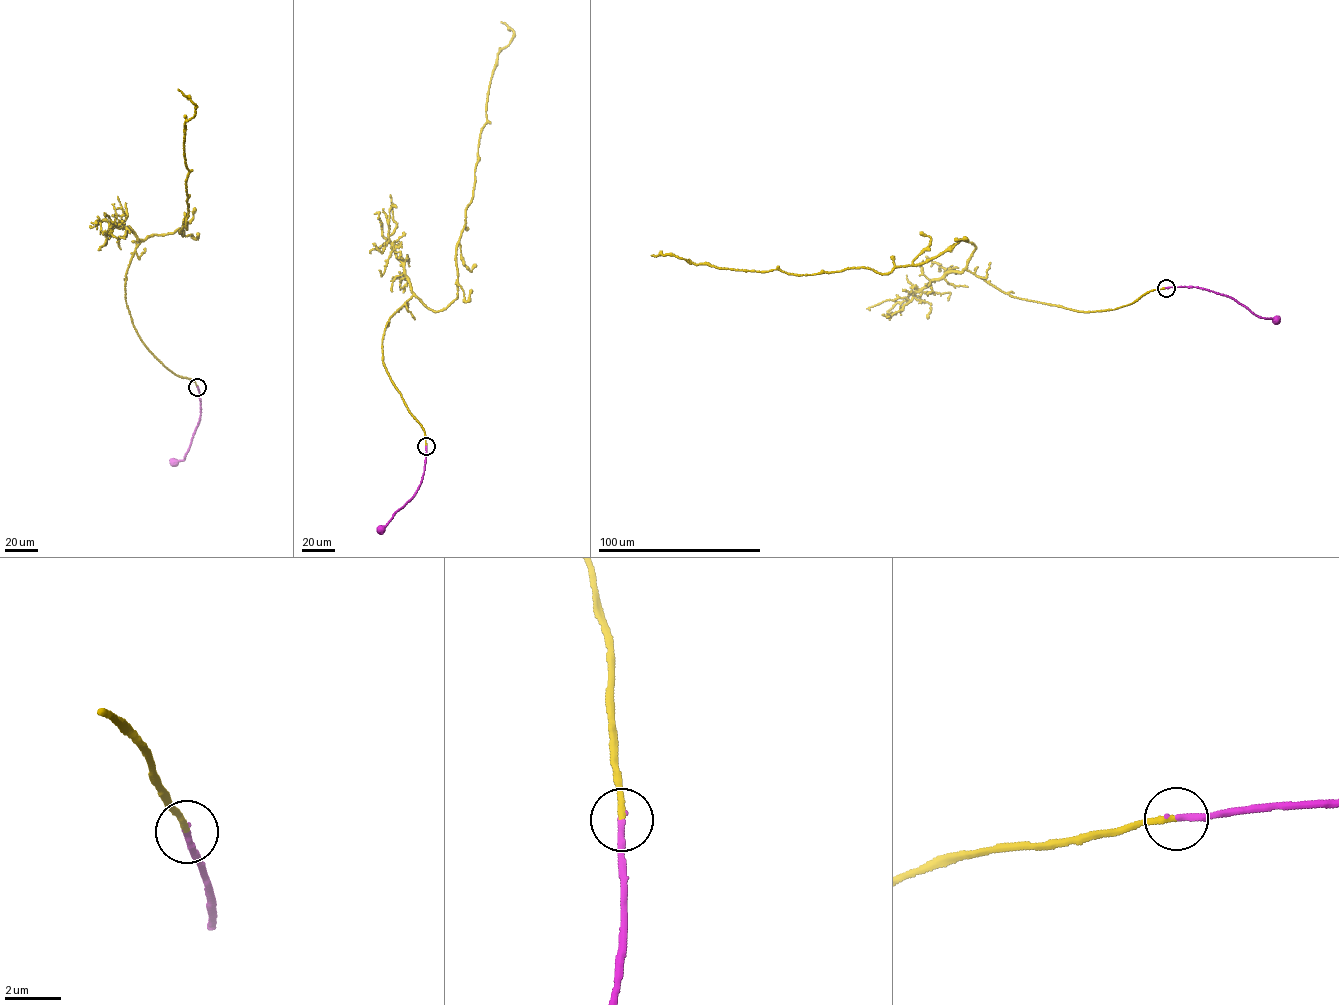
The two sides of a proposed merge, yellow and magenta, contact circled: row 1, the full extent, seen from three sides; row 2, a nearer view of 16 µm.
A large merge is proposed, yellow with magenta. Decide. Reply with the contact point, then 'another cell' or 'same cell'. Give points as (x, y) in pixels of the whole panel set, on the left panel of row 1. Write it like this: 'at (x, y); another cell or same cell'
at (197, 387); same cell

